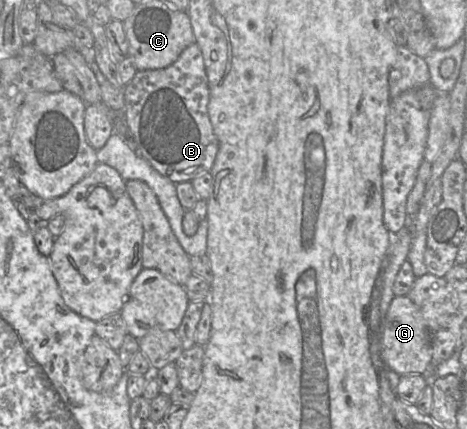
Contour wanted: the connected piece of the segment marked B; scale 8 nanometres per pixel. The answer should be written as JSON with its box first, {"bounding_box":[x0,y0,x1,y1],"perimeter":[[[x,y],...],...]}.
{"bounding_box":[123,42,219,184],"perimeter":[[[196,42],[187,47],[172,65],[164,69],[137,71],[124,87],[123,94],[123,126],[127,127],[135,151],[157,172],[175,184],[191,181],[202,173],[210,172],[218,153],[219,142],[208,114],[209,83],[203,55]]]}

